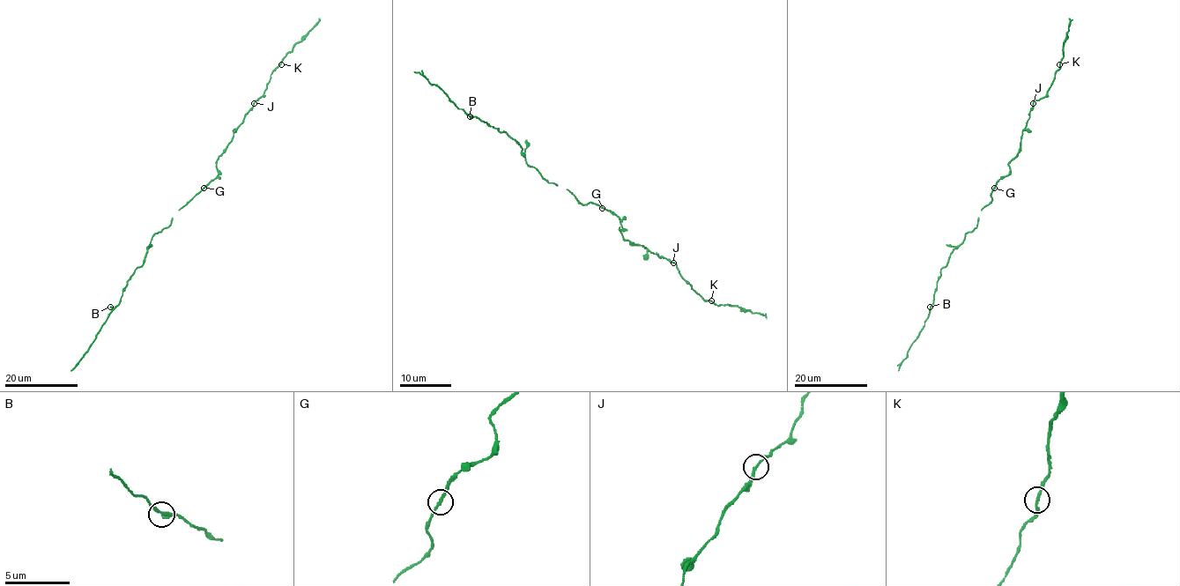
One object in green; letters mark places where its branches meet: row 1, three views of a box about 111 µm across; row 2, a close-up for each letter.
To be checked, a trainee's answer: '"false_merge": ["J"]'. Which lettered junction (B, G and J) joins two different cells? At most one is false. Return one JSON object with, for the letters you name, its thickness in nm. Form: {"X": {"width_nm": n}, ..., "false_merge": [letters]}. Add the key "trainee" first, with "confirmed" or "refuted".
{"trainee": "confirmed", "J": {"width_nm": 180}, "false_merge": ["J"]}

